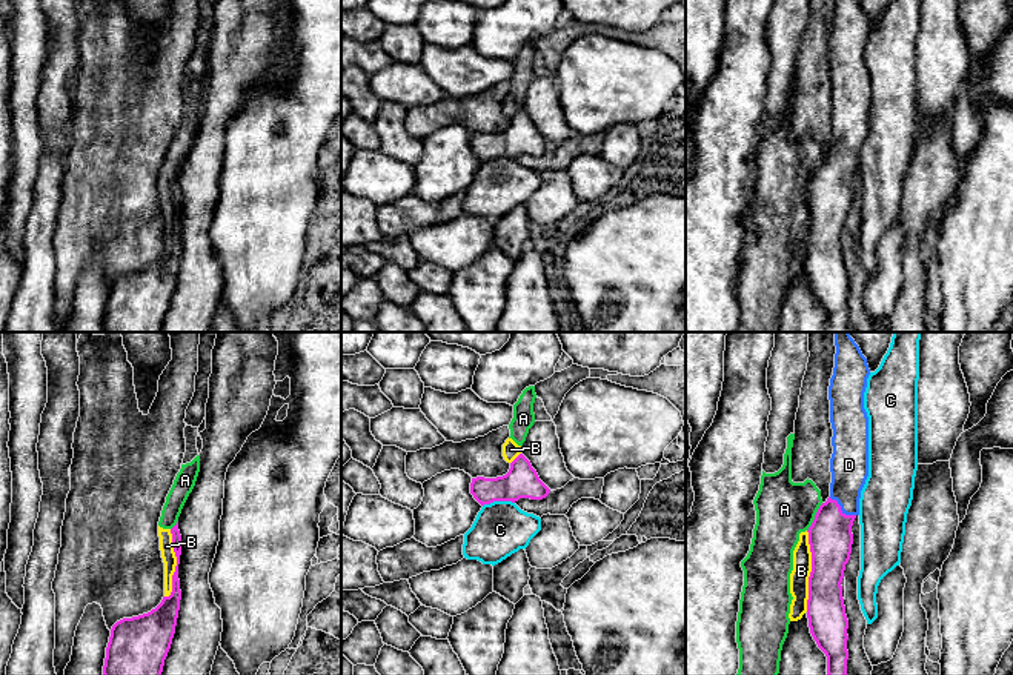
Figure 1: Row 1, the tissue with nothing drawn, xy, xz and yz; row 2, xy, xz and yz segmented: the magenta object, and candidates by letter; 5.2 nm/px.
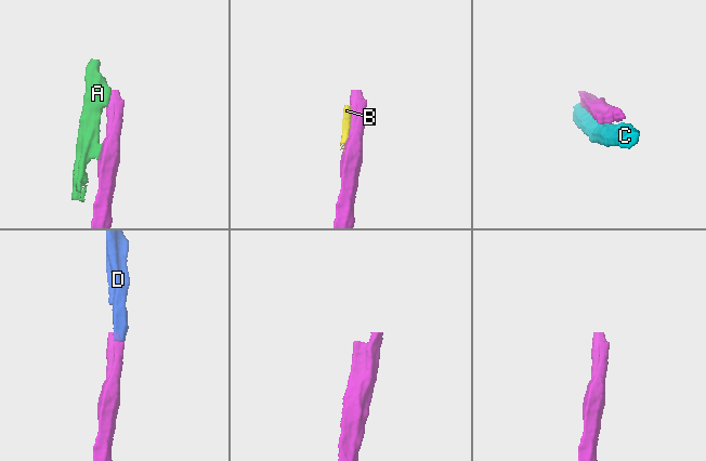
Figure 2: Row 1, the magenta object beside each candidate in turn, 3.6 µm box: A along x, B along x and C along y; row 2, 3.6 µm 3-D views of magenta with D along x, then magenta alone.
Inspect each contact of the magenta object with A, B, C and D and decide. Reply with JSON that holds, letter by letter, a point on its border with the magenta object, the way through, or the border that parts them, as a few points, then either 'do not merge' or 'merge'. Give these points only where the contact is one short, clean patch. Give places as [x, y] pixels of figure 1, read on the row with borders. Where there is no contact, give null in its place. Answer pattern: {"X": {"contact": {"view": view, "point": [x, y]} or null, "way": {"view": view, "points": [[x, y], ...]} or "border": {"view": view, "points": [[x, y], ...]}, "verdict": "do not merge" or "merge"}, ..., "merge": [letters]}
{"A": {"contact": {"view": "yz", "point": [815, 517]}, "verdict": "do not merge"}, "B": {"contact": {"view": "yz", "point": [812, 571]}, "verdict": "do not merge"}, "C": {"contact": {"view": "xz", "point": [498, 500]}, "verdict": "do not merge"}, "D": {"contact": {"view": "yz", "point": [840, 509]}, "way": {"view": "yz", "points": [[830, 538], [832, 523], [840, 509], [844, 502], [849, 465]]}, "verdict": "merge"}, "merge": ["D"]}

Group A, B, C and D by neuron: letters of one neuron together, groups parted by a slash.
A B / C / D

